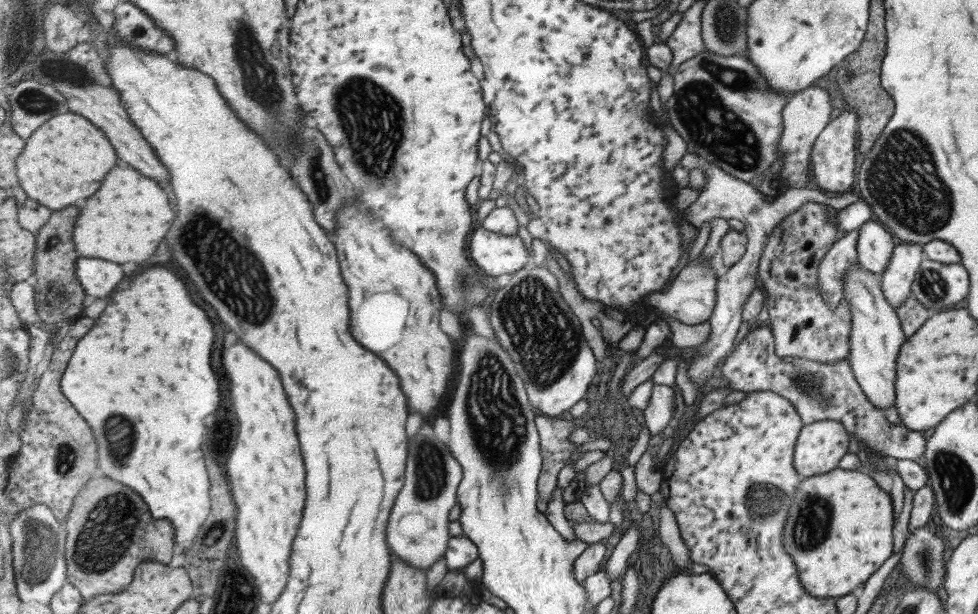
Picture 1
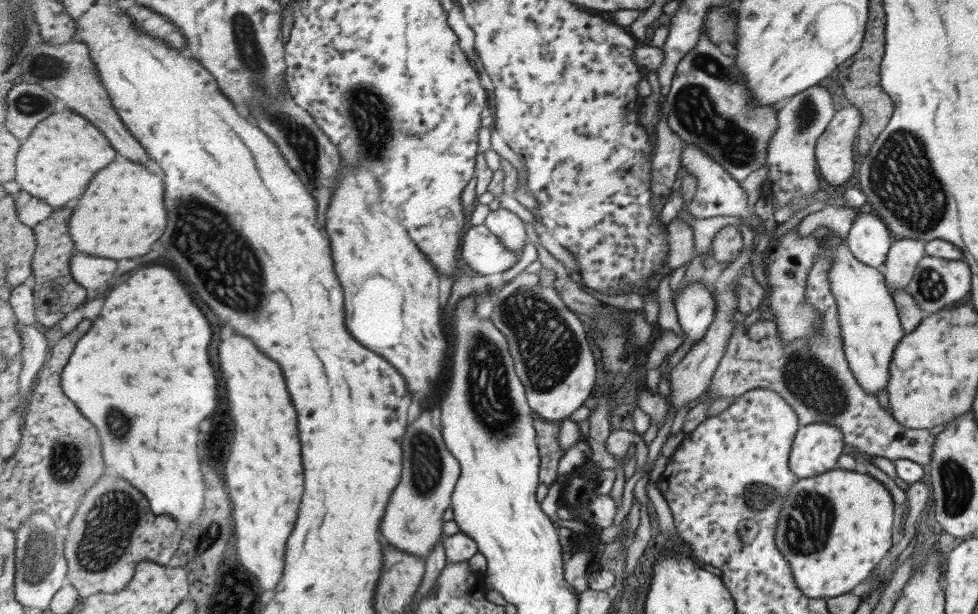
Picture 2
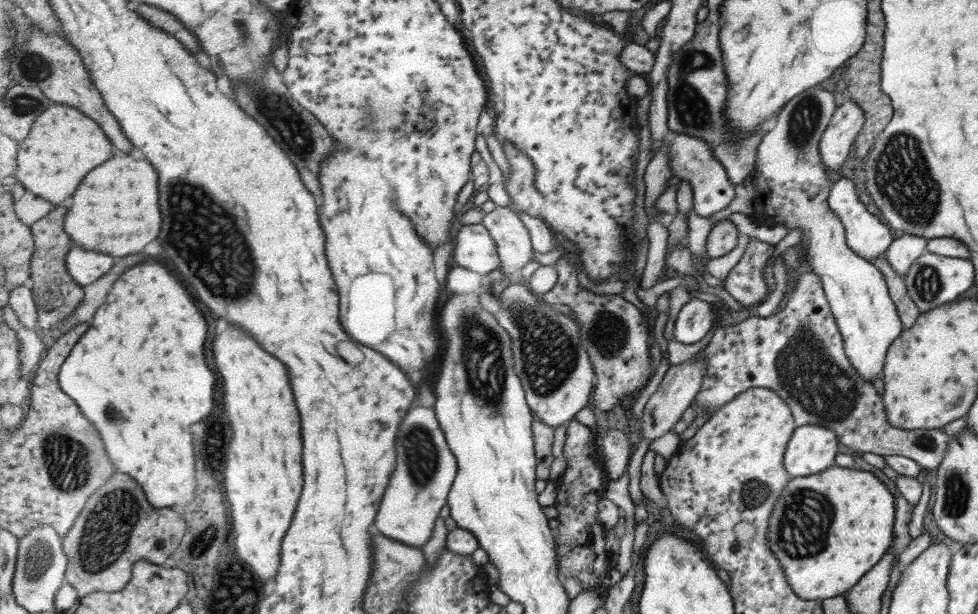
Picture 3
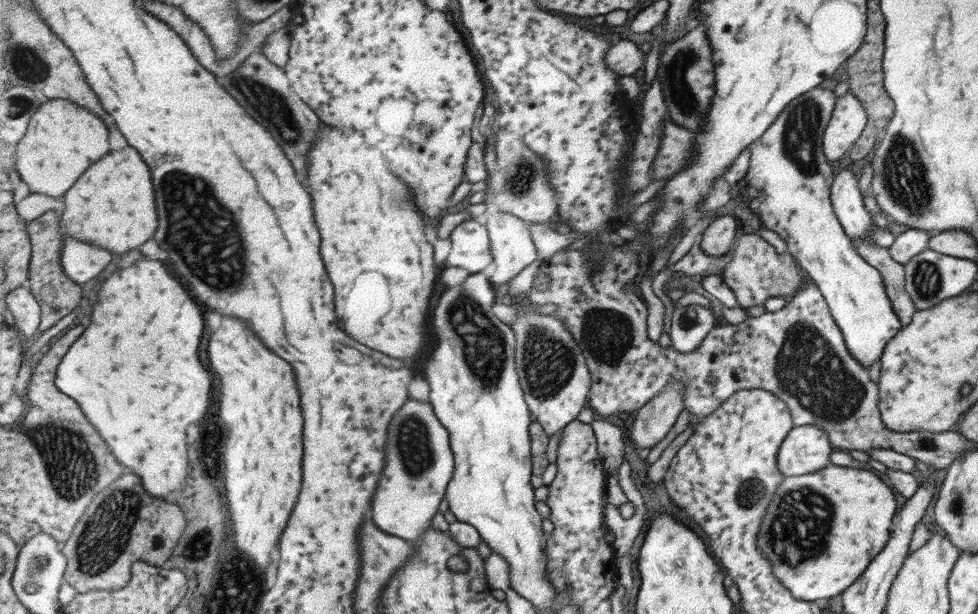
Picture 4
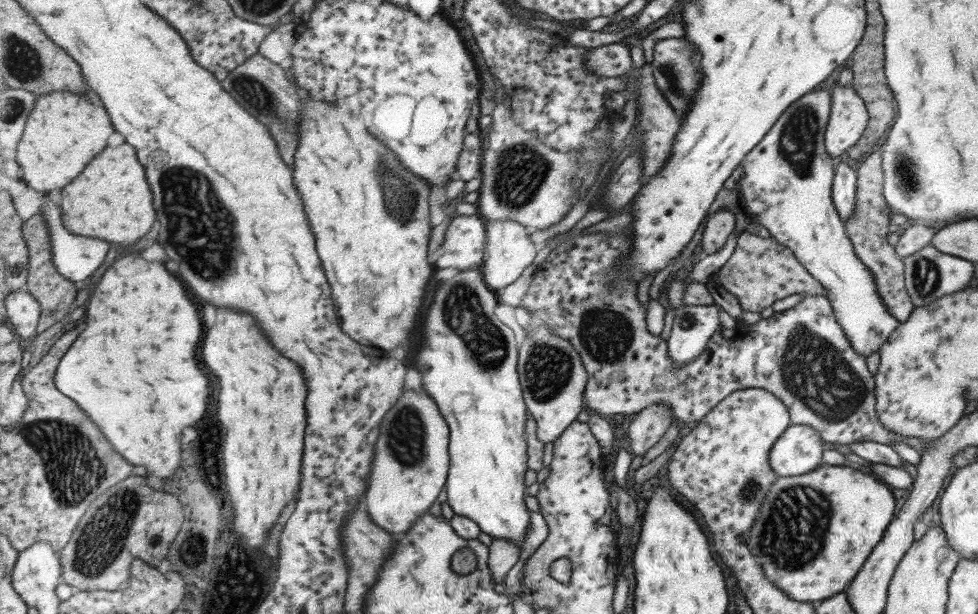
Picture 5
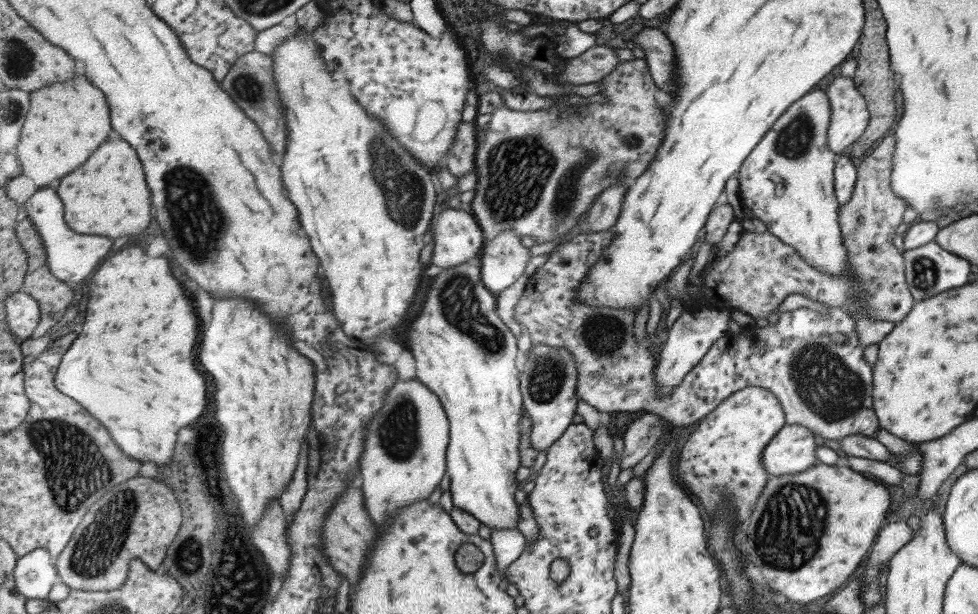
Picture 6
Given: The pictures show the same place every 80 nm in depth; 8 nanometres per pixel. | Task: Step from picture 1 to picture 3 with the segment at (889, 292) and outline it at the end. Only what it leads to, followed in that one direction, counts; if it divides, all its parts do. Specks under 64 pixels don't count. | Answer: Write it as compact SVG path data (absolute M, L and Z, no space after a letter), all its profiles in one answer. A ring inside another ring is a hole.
M895 234L884 255L889 268L902 277L918 256L926 251L926 239L914 234Z

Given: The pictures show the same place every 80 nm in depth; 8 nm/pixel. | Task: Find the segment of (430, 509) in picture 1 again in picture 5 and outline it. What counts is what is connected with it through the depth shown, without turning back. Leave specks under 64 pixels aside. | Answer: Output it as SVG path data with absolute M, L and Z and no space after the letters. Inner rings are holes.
M405 389L398 403L395 403L381 424L381 434L373 462L374 473L371 474L371 486L367 490L364 503L375 524L399 536L409 534L414 528L415 521L429 514L428 509L437 500L439 492L448 484L451 470L450 443L450 426L437 401L425 389Z

